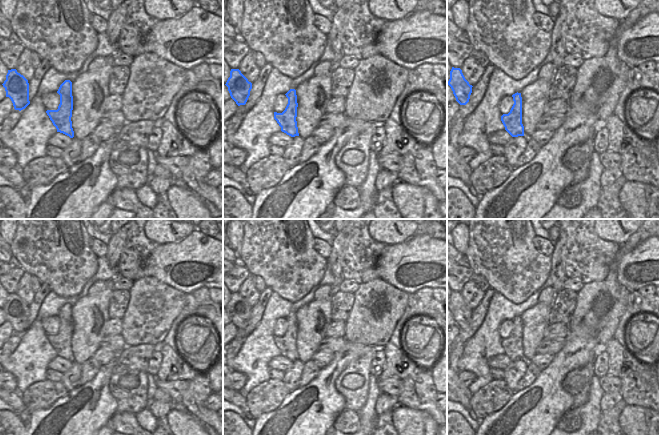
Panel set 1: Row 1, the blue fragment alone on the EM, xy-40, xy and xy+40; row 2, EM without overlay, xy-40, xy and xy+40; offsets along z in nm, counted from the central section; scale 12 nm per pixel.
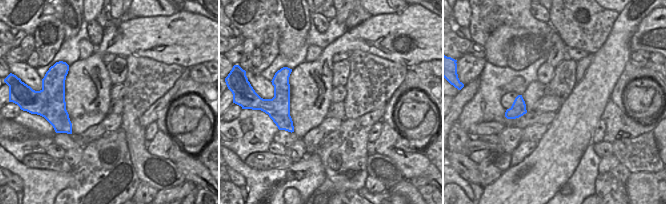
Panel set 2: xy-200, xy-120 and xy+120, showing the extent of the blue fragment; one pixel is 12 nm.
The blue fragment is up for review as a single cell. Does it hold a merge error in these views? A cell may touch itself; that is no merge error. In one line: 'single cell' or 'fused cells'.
fused cells

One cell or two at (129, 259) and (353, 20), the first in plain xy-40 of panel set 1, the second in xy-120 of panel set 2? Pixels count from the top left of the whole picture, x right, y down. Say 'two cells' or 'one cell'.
one cell

